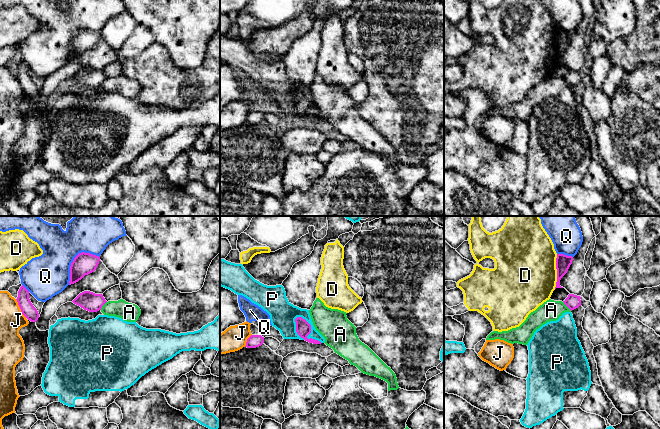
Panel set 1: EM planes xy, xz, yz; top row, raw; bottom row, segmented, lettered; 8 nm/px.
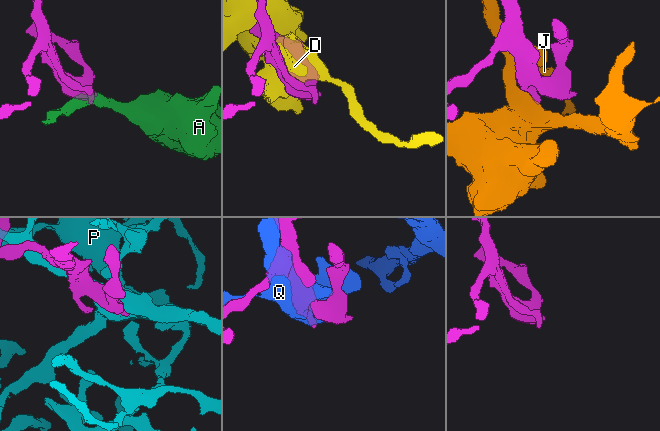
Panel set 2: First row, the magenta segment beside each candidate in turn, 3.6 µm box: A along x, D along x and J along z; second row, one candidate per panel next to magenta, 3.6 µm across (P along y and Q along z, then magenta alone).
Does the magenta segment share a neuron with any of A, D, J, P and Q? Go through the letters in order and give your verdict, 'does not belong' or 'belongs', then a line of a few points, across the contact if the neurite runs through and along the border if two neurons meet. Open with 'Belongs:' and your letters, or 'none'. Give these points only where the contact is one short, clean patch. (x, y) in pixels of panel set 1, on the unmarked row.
Belongs: none
A: does not belong; line yz (563, 77), (571, 86)
D: does not belong
J: does not belong; line xy (15, 75), (20, 87), (26, 93)
P: does not belong
Q: does not belong

